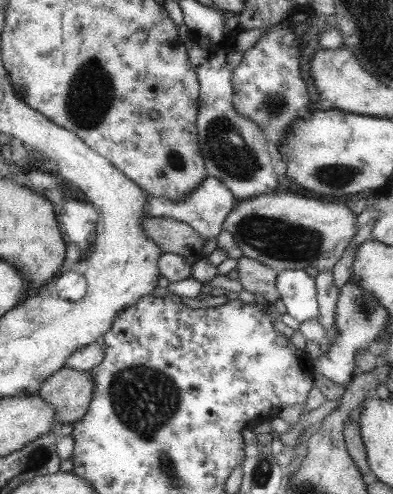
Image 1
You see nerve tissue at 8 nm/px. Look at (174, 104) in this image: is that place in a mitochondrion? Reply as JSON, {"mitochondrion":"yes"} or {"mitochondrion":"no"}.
{"mitochondrion":"no"}

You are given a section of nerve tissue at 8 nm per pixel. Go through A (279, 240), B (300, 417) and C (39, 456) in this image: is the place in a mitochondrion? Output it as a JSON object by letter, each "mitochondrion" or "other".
{"A":"mitochondrion","B":"other","C":"mitochondrion"}

